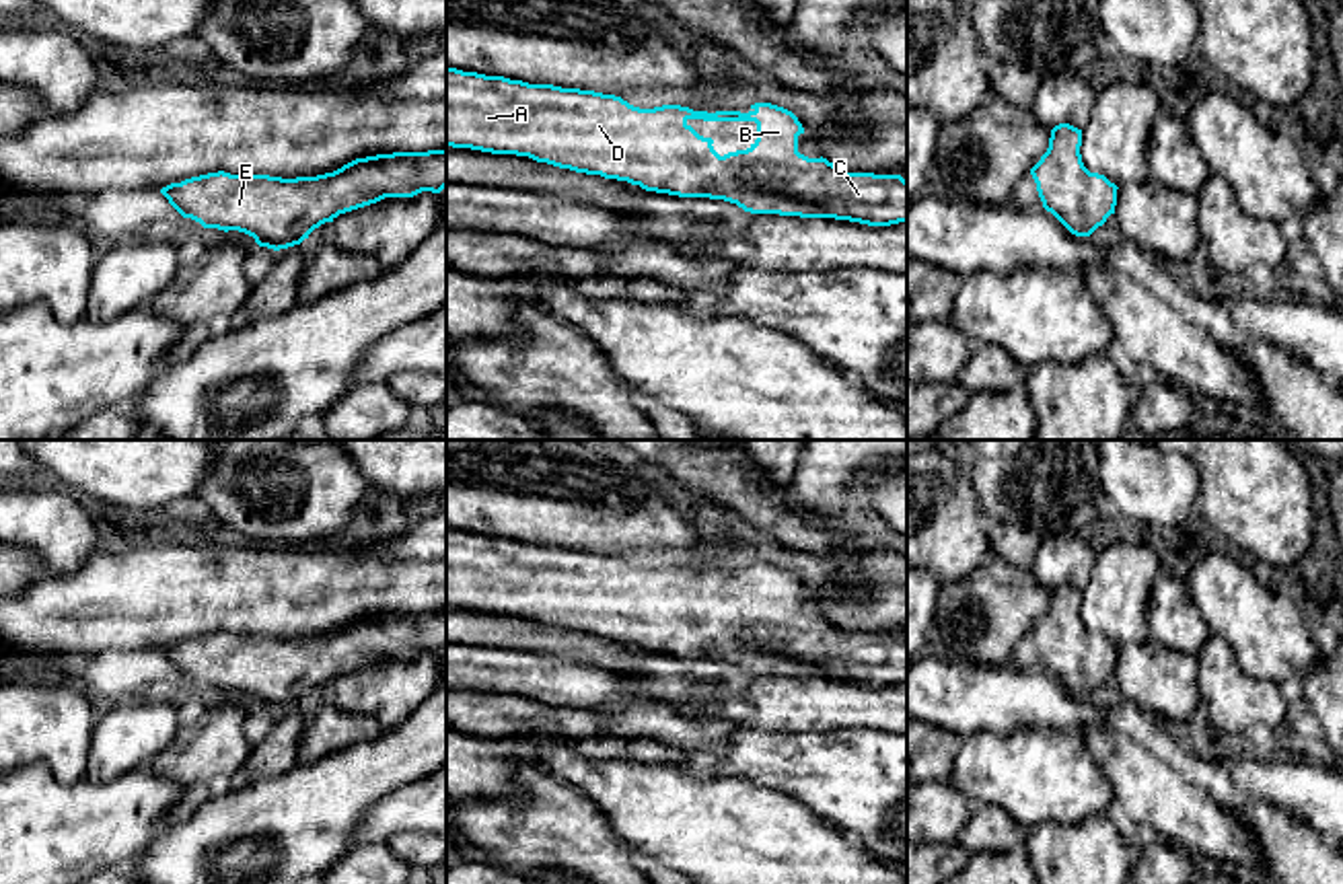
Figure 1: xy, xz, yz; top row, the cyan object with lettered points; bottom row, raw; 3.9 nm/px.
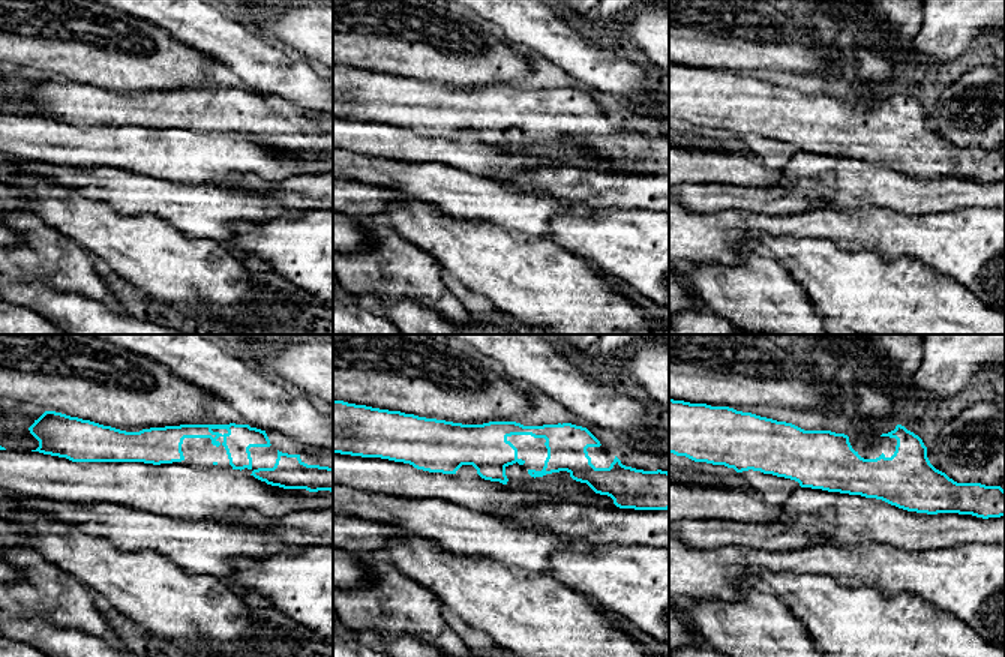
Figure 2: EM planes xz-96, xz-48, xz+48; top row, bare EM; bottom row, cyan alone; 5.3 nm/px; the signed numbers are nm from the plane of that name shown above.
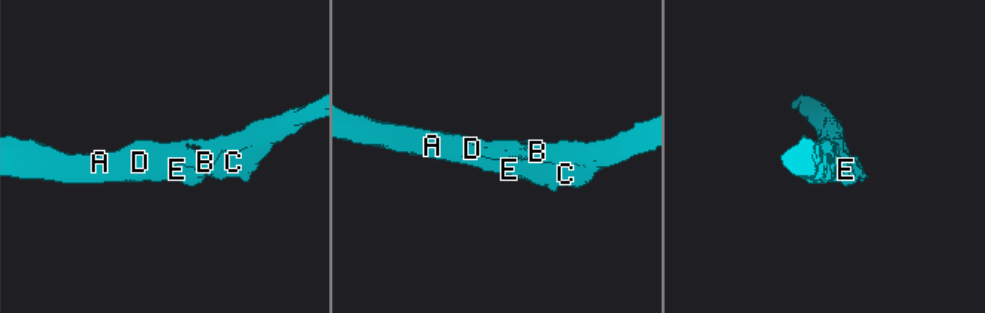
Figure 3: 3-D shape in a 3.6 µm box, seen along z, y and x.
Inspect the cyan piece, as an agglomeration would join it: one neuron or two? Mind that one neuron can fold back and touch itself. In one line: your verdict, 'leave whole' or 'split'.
leave whole

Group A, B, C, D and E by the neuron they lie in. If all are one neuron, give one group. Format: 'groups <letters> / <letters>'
groups A B C D E

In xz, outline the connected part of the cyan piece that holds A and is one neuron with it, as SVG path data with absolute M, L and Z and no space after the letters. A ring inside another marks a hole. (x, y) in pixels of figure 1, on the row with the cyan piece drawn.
M446 68L446 146L529 156L656 193L724 199L751 214L835 218L868 226L907 222L907 181L901 175L845 173L823 156L808 158L798 152L800 134L804 127L798 117L771 103L755 103L749 113L707 113L681 105L640 109L615 95ZM689 119L755 121L757 140L747 150L720 156L714 140L699 136Z

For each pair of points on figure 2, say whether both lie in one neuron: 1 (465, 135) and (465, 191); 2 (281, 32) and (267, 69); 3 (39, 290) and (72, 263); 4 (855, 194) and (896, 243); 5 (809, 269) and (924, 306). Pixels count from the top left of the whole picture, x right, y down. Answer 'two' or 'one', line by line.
1: two
2: two
3: two
4: two
5: one

